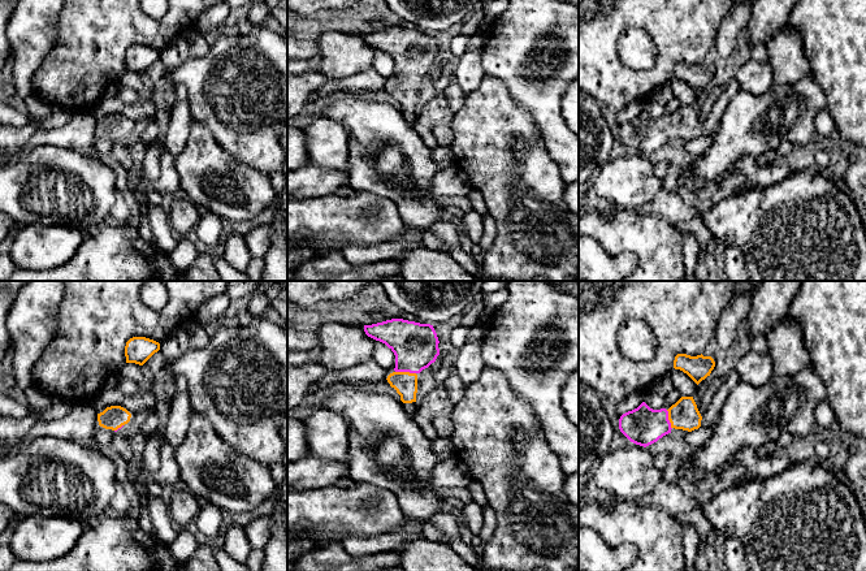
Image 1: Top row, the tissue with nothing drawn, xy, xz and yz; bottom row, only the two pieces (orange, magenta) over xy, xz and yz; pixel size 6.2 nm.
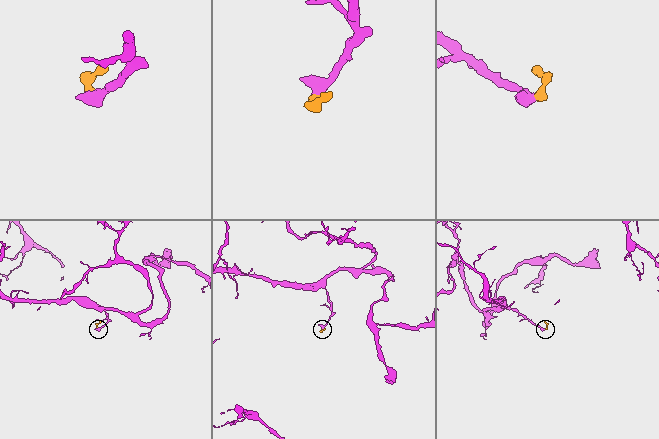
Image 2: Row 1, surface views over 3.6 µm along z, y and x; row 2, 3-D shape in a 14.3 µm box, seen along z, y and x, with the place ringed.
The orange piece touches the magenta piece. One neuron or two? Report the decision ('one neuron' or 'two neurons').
one neuron

